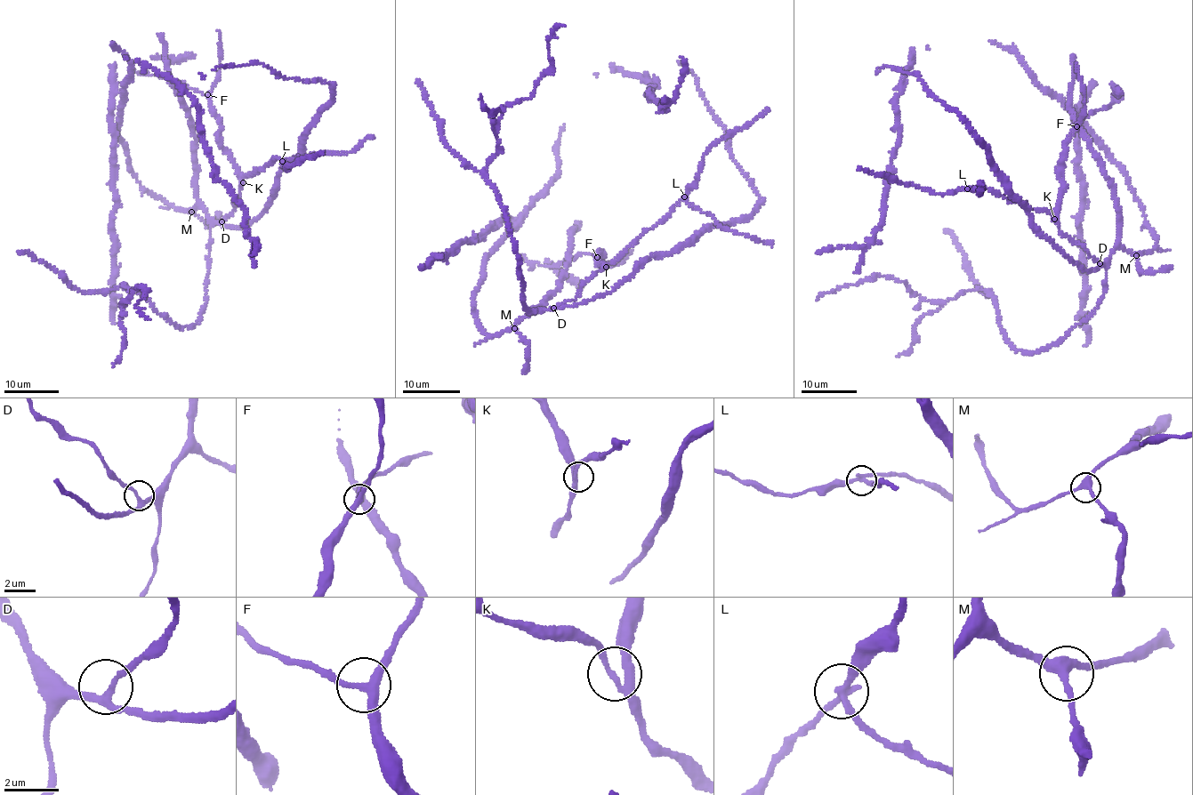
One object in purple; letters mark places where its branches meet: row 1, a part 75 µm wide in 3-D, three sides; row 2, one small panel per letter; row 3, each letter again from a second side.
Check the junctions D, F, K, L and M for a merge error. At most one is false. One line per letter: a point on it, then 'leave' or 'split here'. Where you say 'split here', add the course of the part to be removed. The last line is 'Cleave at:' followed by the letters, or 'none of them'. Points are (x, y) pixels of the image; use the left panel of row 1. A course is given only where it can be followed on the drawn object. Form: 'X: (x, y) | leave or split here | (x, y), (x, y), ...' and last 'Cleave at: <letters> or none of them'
D: (221, 221) | leave
F: (207, 94) | leave
K: (243, 182) | leave
L: (282, 161) | split here | (282, 161), (351, 151), (374, 136)
M: (191, 212) | leave
Cleave at: L

